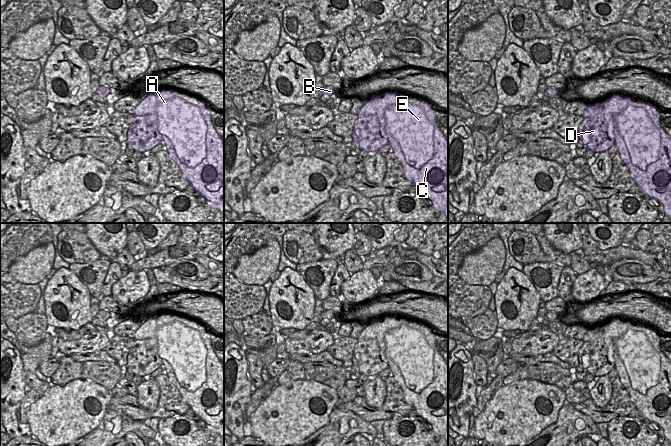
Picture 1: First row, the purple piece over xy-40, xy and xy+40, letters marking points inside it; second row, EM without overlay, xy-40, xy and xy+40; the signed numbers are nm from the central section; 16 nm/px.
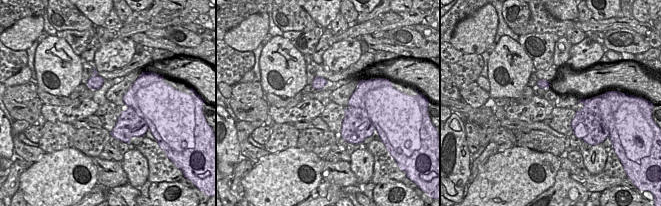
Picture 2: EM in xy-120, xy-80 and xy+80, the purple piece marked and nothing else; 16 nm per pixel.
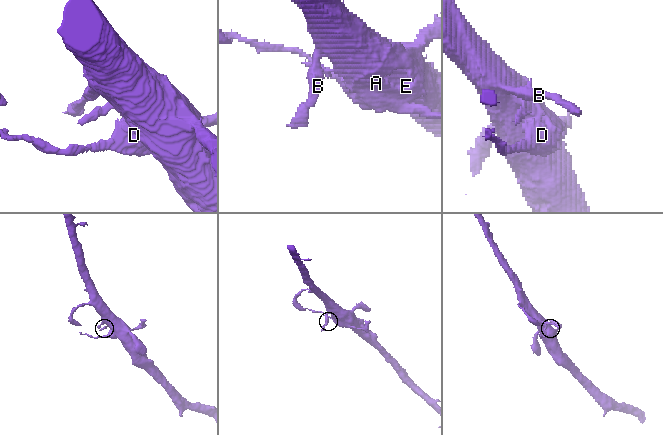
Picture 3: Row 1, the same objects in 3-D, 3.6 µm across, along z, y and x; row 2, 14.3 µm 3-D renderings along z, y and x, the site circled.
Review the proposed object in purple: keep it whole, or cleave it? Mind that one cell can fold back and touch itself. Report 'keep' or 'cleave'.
cleave

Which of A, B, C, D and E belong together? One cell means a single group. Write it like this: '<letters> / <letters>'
A B C E / D

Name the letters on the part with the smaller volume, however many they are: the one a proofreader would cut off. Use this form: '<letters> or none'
D

